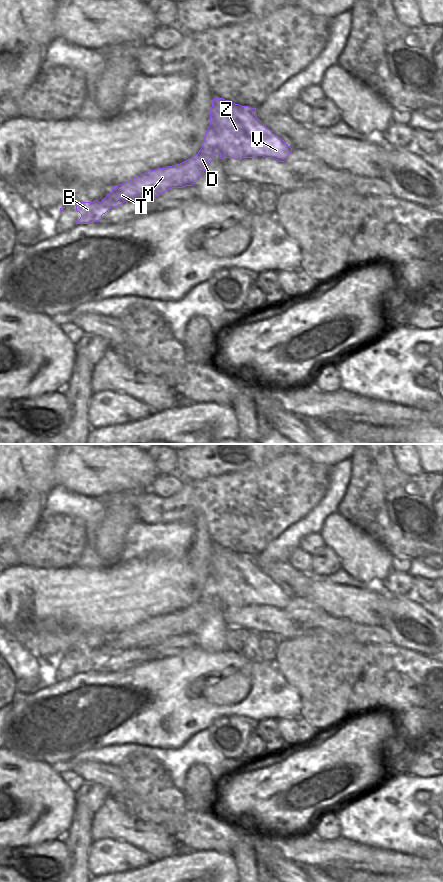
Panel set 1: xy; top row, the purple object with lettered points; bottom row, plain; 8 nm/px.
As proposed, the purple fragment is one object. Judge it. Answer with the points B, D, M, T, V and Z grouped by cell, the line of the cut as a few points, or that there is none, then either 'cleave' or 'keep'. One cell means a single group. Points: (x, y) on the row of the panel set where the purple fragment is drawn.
B D M T / V Z | xy (210, 125), (217, 137), (218, 151) | cleave

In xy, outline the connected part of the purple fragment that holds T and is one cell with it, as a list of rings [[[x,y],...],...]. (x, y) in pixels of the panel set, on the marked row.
[[[209,126],[200,151],[192,158],[176,165],[149,170],[114,189],[101,201],[73,202],[81,214],[77,224],[89,224],[102,219],[102,215],[129,200],[155,198],[171,188],[192,186],[197,182],[218,154],[218,137]]]

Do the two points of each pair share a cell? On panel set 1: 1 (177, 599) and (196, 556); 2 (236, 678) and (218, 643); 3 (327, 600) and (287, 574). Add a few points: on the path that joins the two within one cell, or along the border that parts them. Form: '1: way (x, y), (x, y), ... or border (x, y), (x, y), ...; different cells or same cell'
1: border (170, 557), (185, 559), (193, 573), (206, 577); different cells
2: border (199, 646), (207, 651), (227, 650); different cells
3: border (312, 576), (312, 582), (305, 597); different cells

